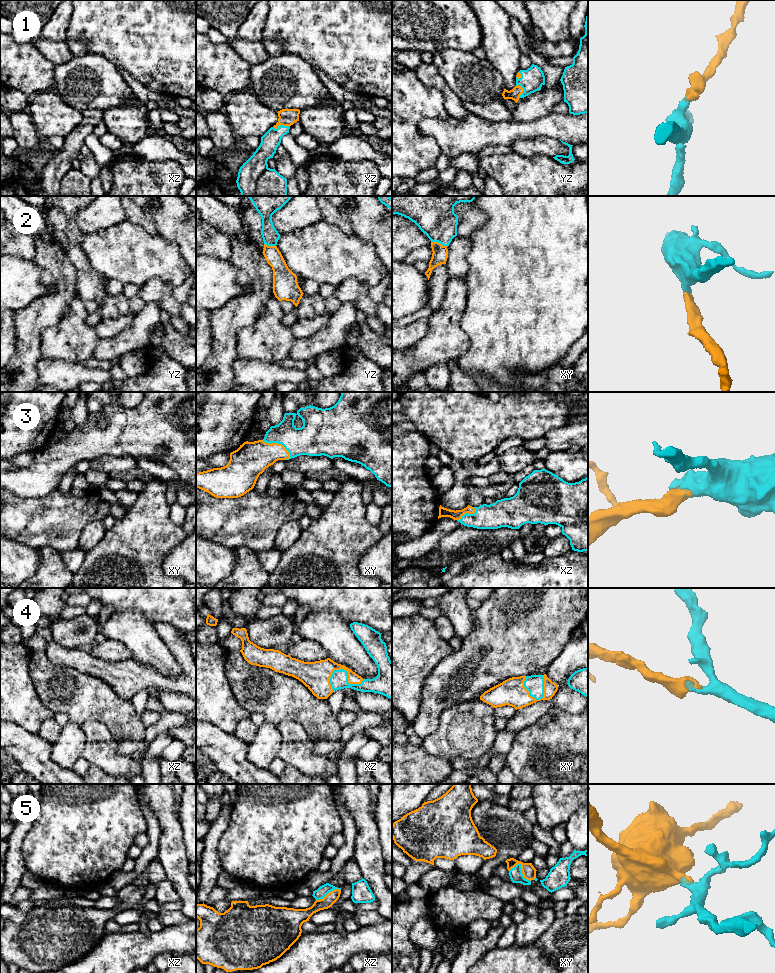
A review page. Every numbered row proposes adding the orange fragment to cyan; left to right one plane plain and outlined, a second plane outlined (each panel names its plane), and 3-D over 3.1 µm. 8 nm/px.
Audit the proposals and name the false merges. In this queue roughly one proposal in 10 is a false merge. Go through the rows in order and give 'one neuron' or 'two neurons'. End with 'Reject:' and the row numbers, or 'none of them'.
1: one neuron
2: one neuron
3: one neuron
4: one neuron
5: one neuron
Reject: none of them

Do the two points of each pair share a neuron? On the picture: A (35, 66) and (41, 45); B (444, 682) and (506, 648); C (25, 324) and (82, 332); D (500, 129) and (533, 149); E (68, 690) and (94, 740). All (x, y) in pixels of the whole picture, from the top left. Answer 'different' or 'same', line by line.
A: different
B: same
C: different
D: different
E: different

